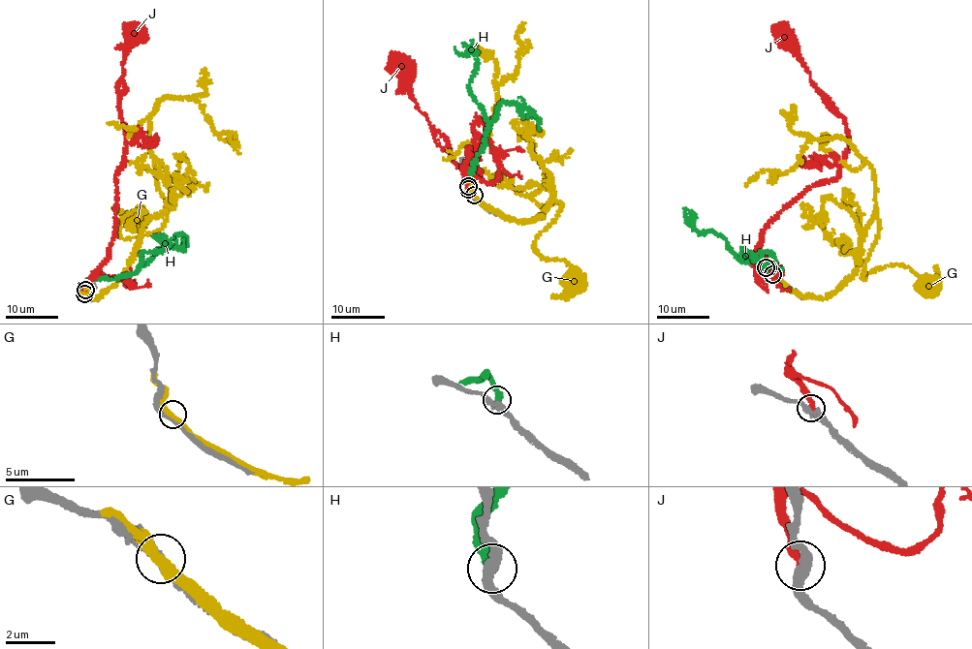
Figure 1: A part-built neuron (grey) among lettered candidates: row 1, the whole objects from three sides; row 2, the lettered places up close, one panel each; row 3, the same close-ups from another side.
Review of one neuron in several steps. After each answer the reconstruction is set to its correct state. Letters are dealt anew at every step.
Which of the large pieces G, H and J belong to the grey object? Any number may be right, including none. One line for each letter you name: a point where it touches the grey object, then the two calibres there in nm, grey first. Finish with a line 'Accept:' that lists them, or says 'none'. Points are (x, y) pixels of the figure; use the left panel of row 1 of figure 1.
Accept: none

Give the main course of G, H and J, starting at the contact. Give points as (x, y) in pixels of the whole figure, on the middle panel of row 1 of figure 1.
G: (474, 196), (534, 220), (551, 195), (506, 179), (488, 140), (526, 22)
H: (468, 188), (466, 176), (488, 124), (468, 86), (476, 58), (454, 48)
J: (468, 187), (463, 165), (468, 148), (467, 164), (479, 173), (471, 169), (465, 171), (437, 142), (391, 55)

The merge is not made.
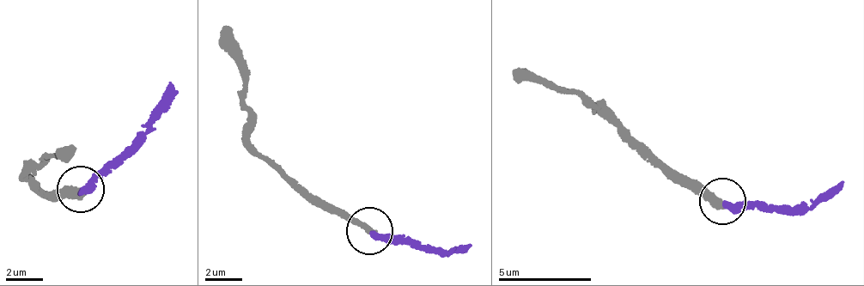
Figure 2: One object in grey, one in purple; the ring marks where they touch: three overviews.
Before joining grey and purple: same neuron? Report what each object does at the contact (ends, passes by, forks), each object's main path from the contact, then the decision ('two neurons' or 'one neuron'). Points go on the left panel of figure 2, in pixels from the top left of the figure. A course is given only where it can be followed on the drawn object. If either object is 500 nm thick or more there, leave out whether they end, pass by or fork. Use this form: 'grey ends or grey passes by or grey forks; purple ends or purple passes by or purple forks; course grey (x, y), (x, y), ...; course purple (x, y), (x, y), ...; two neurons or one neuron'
grey ends; purple ends; course grey (80, 190), (54, 195), (26, 175), (52, 155), (74, 154), (69, 150); course purple (80, 190), (130, 157), (174, 85); one neuron

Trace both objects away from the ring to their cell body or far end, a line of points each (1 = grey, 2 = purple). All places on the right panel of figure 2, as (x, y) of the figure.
1: (722, 202), (679, 178), (605, 116), (571, 93), (524, 80), (512, 69)
2: (722, 202), (781, 214), (842, 185)

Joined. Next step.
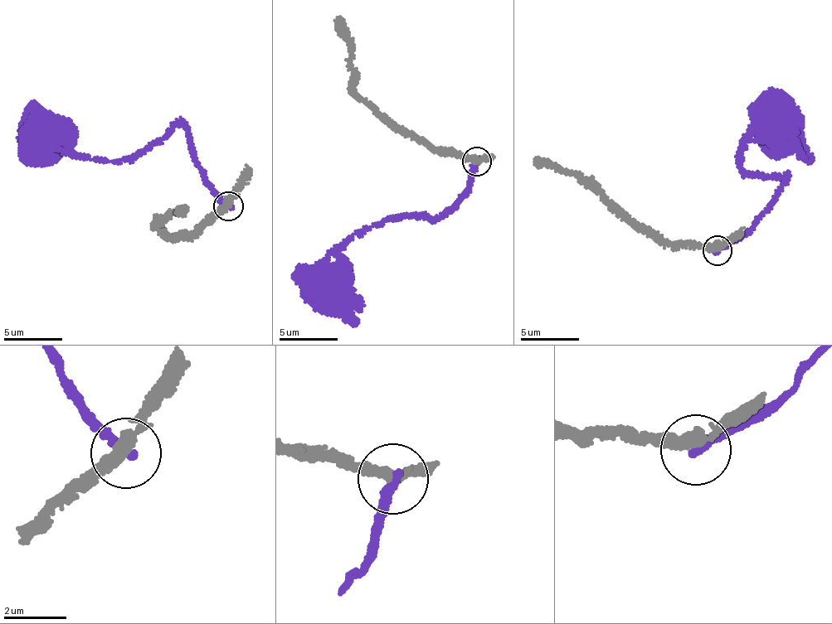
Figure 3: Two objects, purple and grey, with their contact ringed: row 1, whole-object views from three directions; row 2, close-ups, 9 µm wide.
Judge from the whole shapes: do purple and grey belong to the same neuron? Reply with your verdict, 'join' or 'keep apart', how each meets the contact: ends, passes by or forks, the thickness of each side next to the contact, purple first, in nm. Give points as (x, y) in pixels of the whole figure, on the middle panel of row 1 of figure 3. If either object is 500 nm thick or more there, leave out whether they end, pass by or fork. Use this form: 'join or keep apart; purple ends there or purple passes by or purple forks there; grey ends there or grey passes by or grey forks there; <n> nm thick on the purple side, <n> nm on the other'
keep apart; purple ends there; grey passes by; 320 nm thick on the purple side, 320 nm on the other

